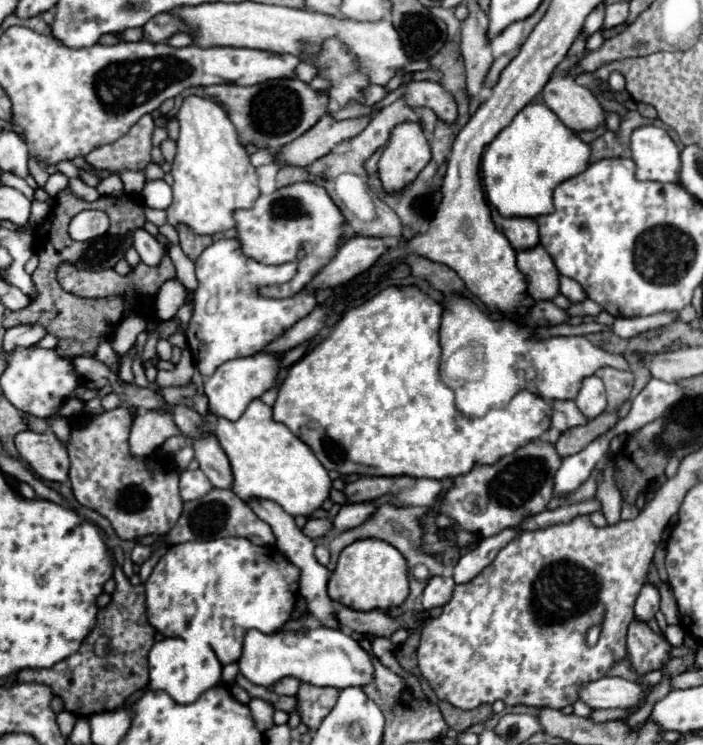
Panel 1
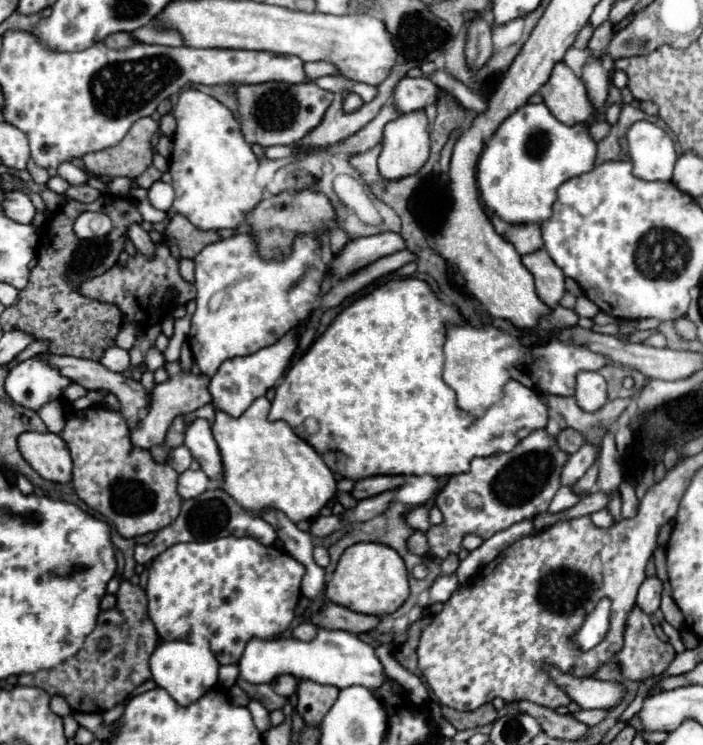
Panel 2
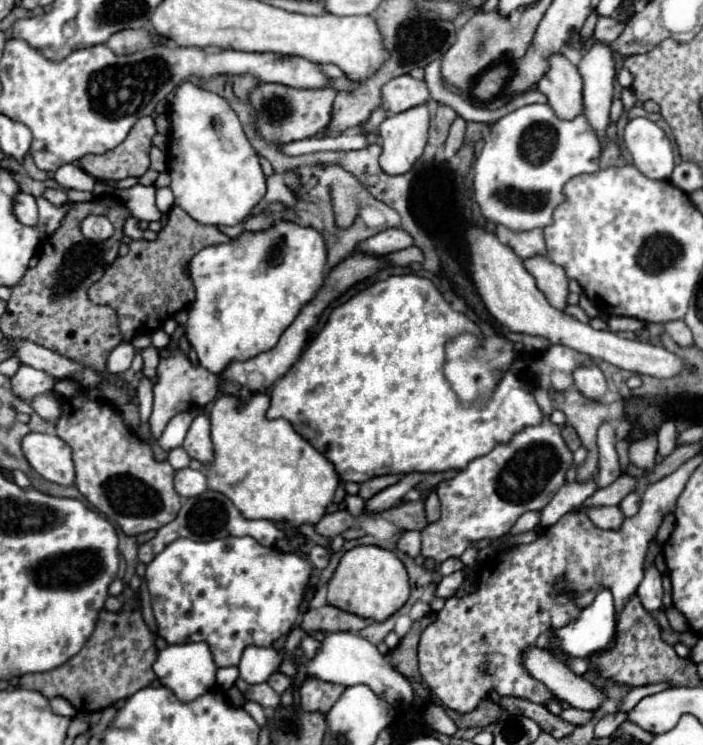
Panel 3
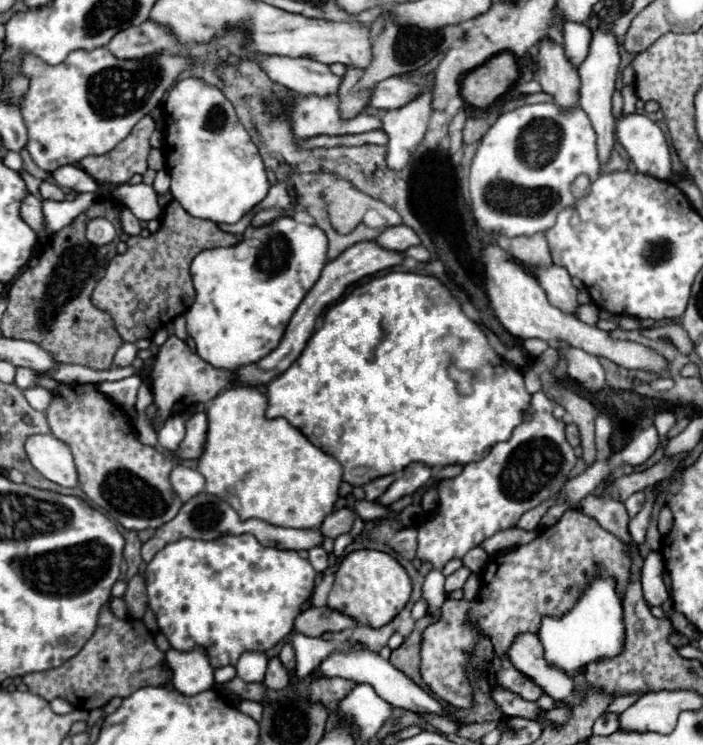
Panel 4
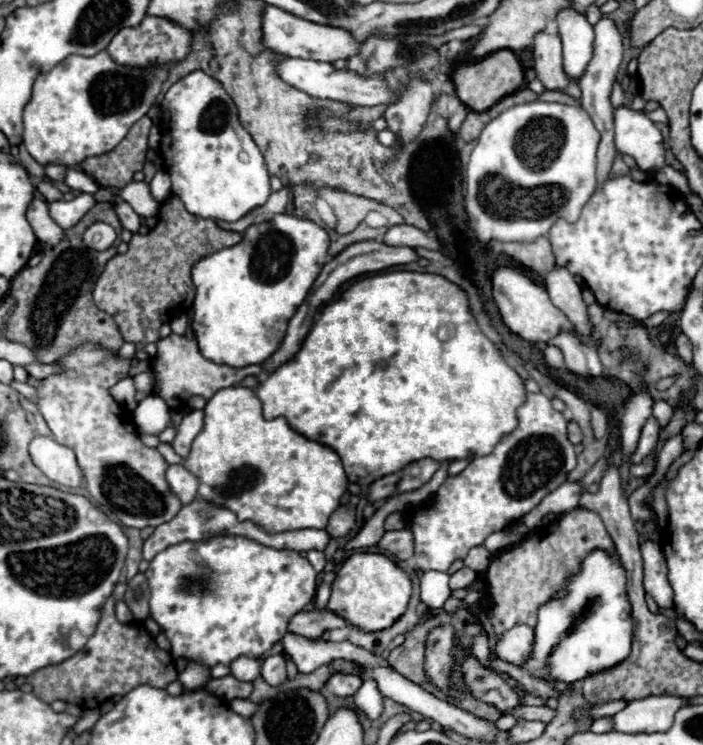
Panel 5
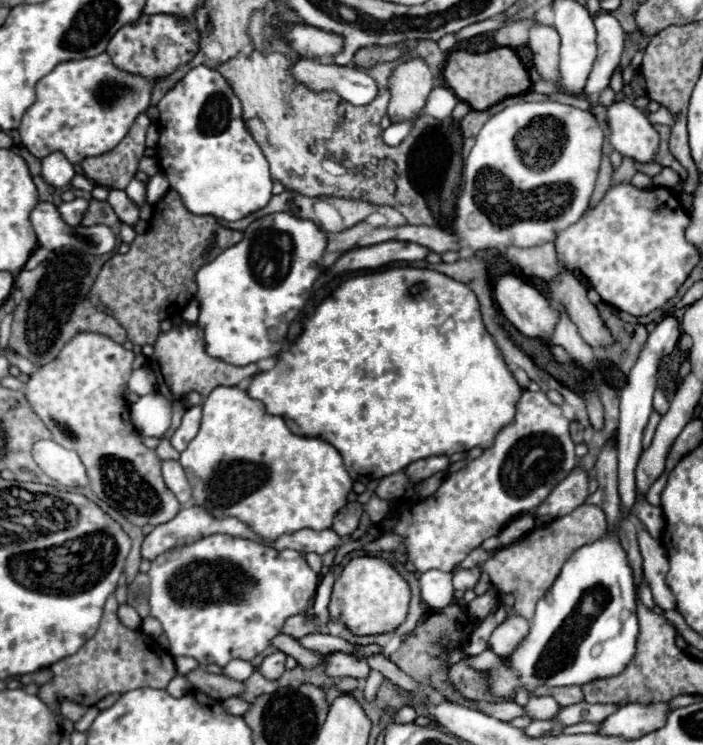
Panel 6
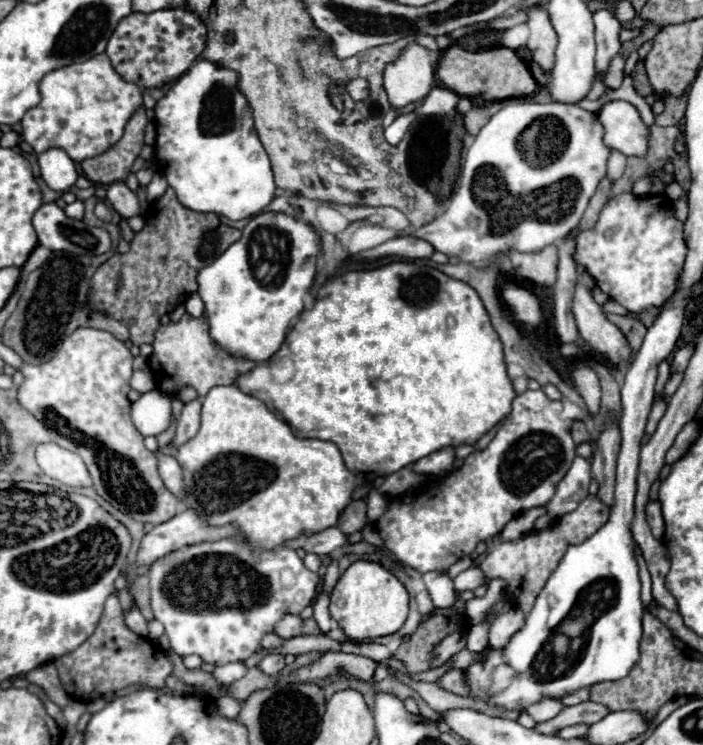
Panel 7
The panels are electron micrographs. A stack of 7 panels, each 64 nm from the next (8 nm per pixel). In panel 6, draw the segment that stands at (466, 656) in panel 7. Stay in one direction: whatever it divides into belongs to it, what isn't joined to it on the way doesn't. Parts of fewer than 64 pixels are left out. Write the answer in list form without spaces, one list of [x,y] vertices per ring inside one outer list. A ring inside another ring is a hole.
[[[490,648],[486,652],[482,652],[480,656],[470,656],[468,664],[472,664],[478,670],[494,670],[500,668],[504,664],[504,658],[500,658],[498,654],[494,654]]]

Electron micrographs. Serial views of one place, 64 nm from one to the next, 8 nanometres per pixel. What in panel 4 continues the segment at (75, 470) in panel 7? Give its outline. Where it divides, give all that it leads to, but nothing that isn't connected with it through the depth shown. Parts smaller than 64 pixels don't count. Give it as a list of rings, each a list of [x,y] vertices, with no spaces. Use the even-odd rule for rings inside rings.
[[[34,434],[26,440],[26,454],[32,466],[60,486],[76,486],[78,476],[68,444],[52,434]]]

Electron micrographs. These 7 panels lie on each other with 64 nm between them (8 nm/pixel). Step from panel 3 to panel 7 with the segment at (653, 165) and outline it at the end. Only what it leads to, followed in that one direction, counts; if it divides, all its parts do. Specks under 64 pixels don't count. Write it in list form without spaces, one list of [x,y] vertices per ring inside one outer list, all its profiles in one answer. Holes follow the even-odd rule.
[[[612,100],[604,104],[598,112],[598,120],[604,126],[604,142],[608,148],[614,148],[624,156],[648,154],[650,130],[630,102]]]

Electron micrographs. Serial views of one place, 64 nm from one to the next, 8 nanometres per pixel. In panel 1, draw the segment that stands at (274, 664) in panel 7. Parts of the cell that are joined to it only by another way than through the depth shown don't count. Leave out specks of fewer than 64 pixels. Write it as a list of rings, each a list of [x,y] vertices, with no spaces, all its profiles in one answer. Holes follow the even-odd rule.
[[[284,678],[274,684],[274,692],[282,694],[282,696],[296,696],[298,688],[300,688],[300,680],[296,680],[296,678]]]

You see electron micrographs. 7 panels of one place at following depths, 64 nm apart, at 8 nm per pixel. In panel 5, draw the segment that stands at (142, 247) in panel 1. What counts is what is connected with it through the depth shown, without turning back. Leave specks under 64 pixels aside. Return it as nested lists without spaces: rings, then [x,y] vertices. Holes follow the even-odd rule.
[[[114,196],[112,204],[114,204],[114,208],[116,208],[116,214],[118,214],[122,226],[124,226],[126,230],[130,230],[132,234],[136,234],[138,228],[140,228],[140,216],[138,216],[122,198],[118,198],[118,196]]]

